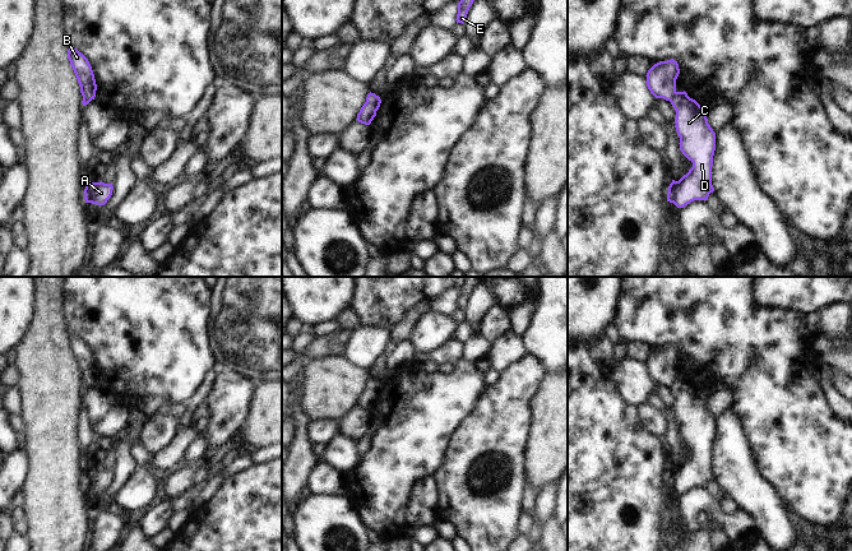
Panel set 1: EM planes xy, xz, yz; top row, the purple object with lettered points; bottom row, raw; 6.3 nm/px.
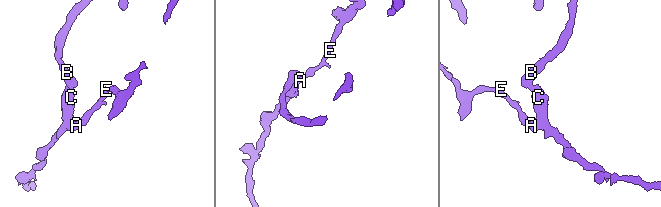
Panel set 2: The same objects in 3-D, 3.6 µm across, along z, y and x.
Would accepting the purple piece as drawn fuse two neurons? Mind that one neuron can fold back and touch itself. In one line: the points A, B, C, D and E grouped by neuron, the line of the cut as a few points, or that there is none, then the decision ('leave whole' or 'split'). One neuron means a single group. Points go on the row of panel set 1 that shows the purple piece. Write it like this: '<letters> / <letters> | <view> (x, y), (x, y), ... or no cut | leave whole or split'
A C D E / B | yz (676, 92), (670, 101) | split

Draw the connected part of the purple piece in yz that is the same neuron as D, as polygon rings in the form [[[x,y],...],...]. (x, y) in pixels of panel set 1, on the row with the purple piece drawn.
[[[676,92],[670,101],[676,111],[675,128],[680,136],[680,151],[693,167],[679,181],[668,186],[667,202],[684,208],[694,200],[708,200],[714,191],[712,166],[716,151],[716,133],[708,124],[708,110],[687,93]]]

